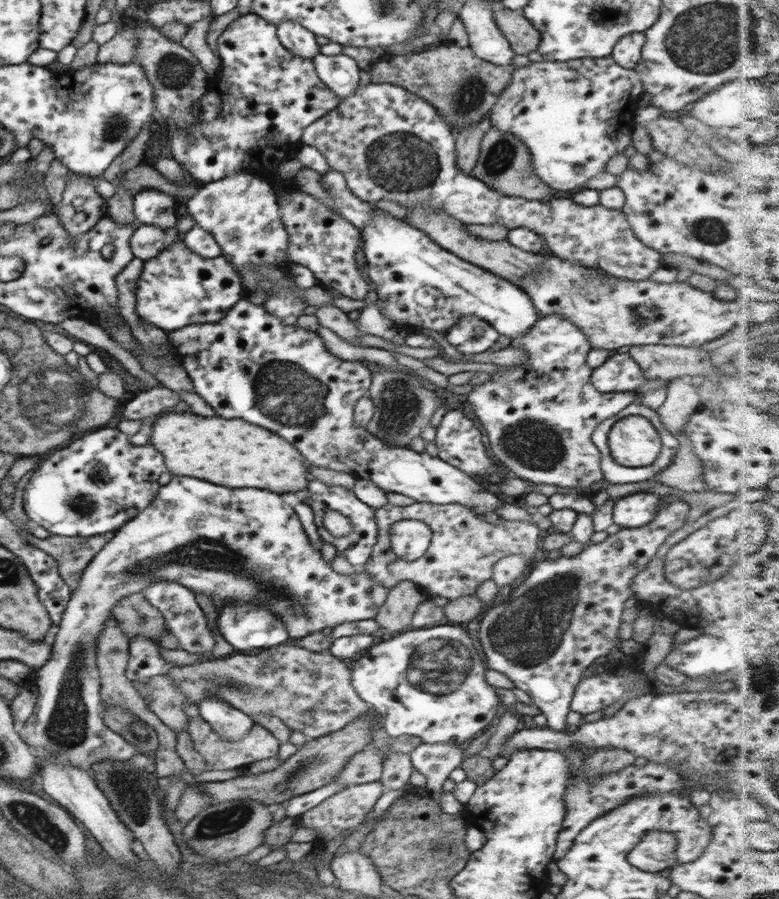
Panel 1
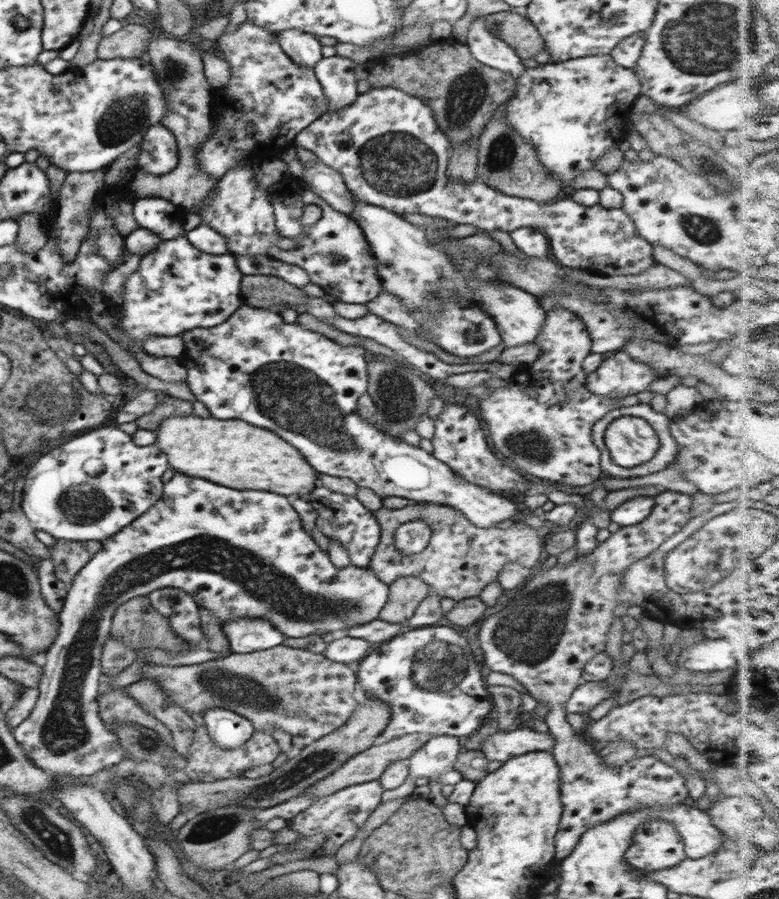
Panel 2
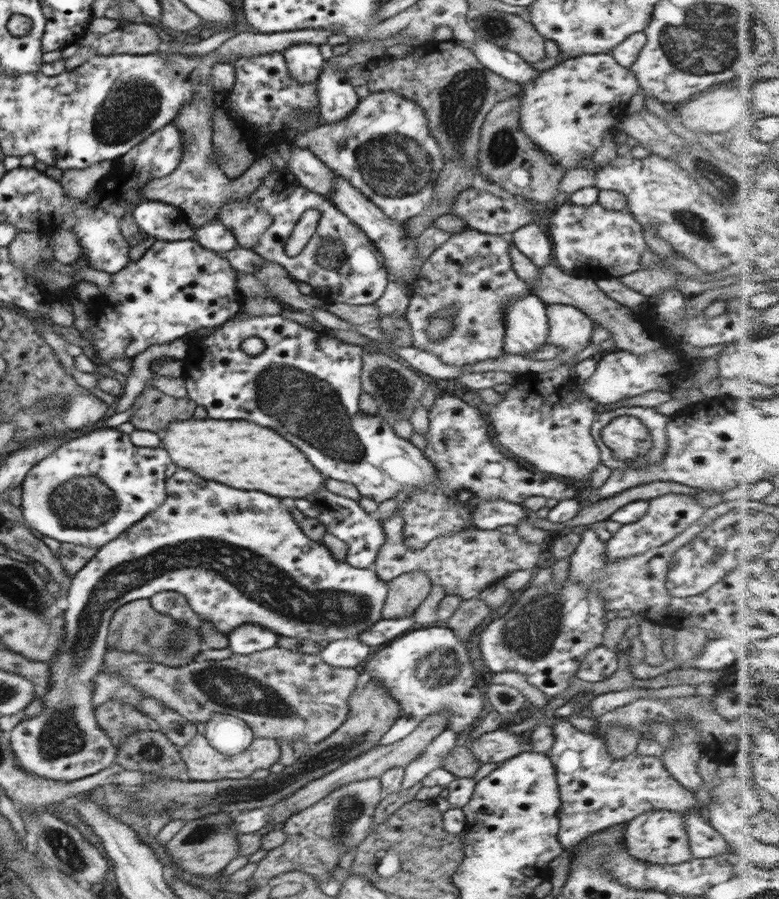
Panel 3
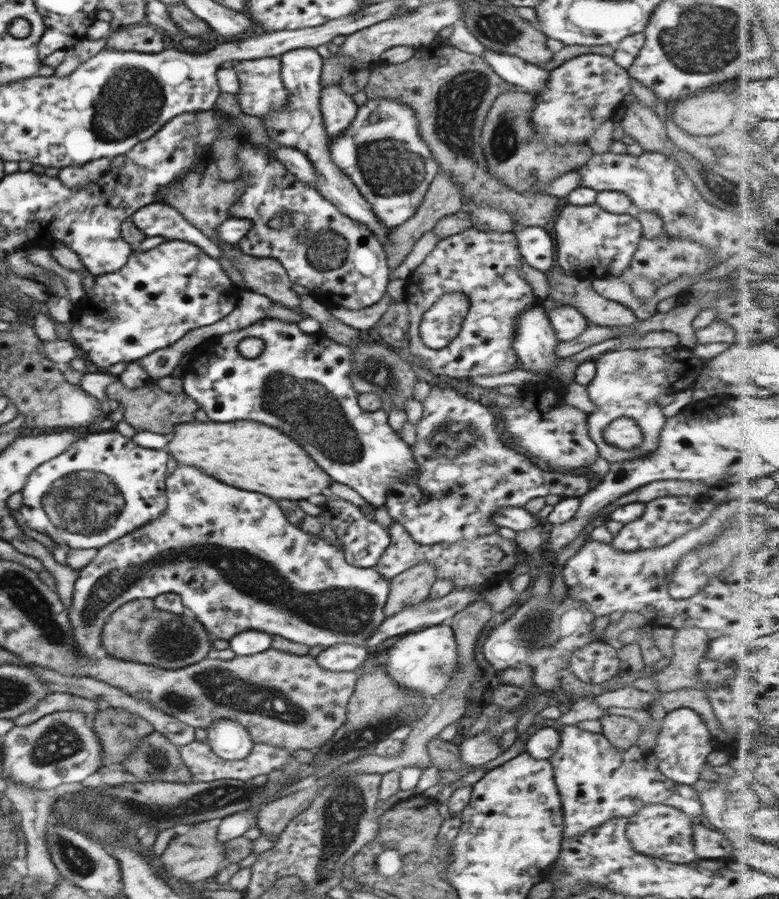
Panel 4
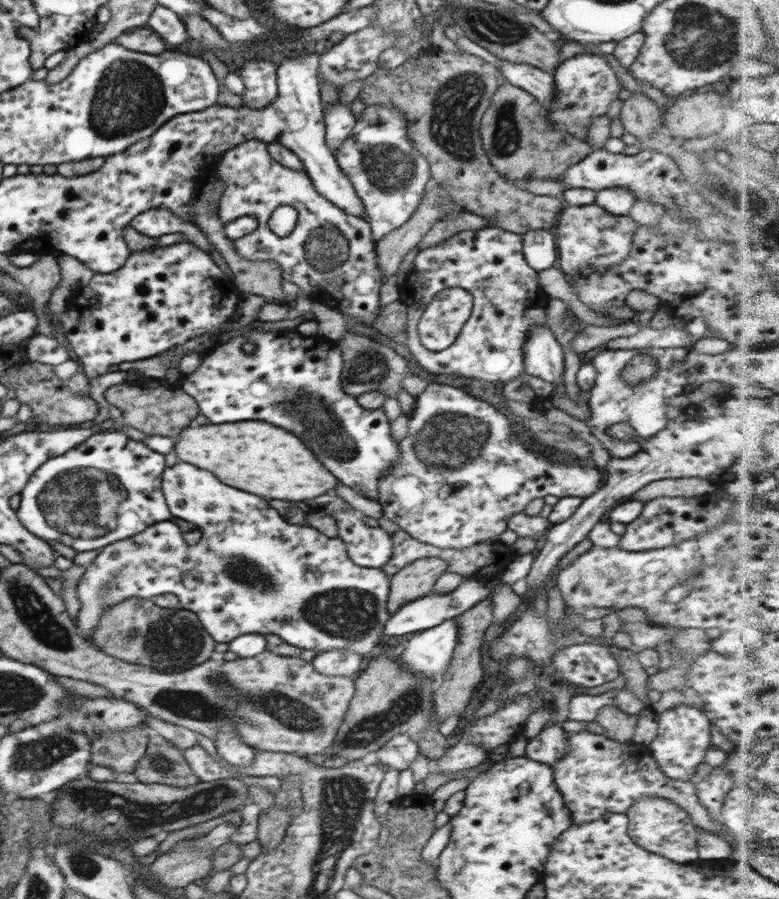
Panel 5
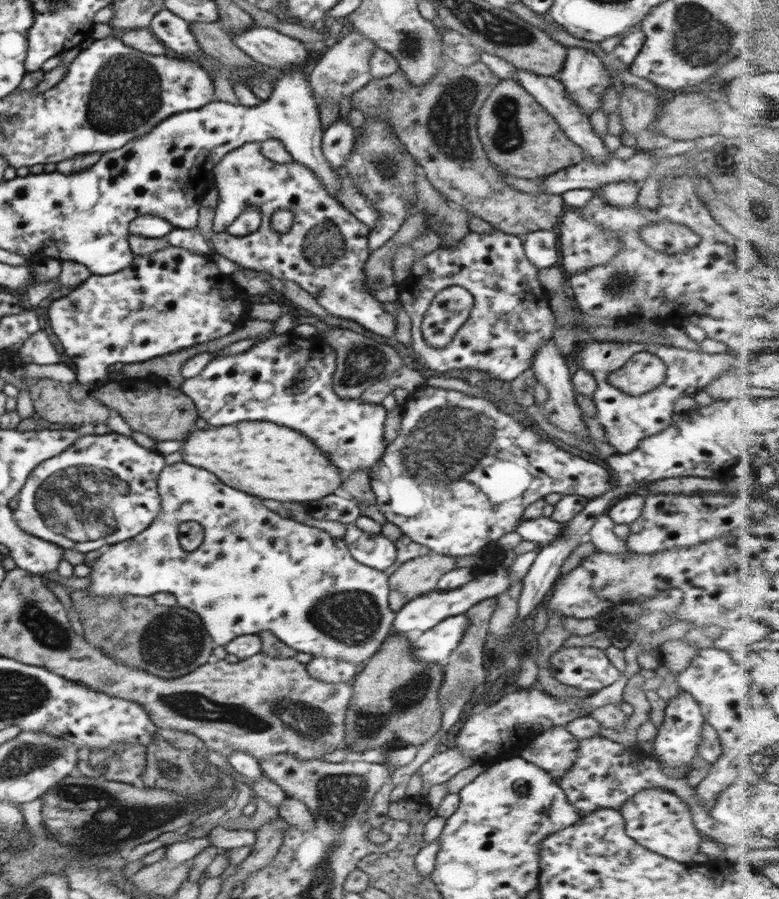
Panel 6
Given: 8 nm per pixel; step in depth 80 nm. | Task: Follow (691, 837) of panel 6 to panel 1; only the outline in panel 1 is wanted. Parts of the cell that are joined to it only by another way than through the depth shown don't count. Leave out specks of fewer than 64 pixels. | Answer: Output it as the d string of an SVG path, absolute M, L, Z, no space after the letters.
M664 831L647 832L630 849L627 861L644 872L658 872L677 864L676 847L677 840L673 834Z

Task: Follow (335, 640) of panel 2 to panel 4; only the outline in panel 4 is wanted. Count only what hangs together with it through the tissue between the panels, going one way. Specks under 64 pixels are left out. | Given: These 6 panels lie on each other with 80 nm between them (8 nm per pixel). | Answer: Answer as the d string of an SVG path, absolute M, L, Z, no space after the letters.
M338 644L320 652L315 660L326 671L360 672L362 664L368 659L368 656L367 647L356 647L352 644Z

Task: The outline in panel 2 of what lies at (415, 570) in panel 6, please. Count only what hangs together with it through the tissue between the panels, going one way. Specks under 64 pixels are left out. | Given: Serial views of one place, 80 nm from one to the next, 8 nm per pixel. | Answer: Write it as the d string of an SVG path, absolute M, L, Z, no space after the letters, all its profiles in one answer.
M417 576L397 578L389 584L388 600L379 618L387 623L405 624L420 602L429 595L429 591L429 584Z

